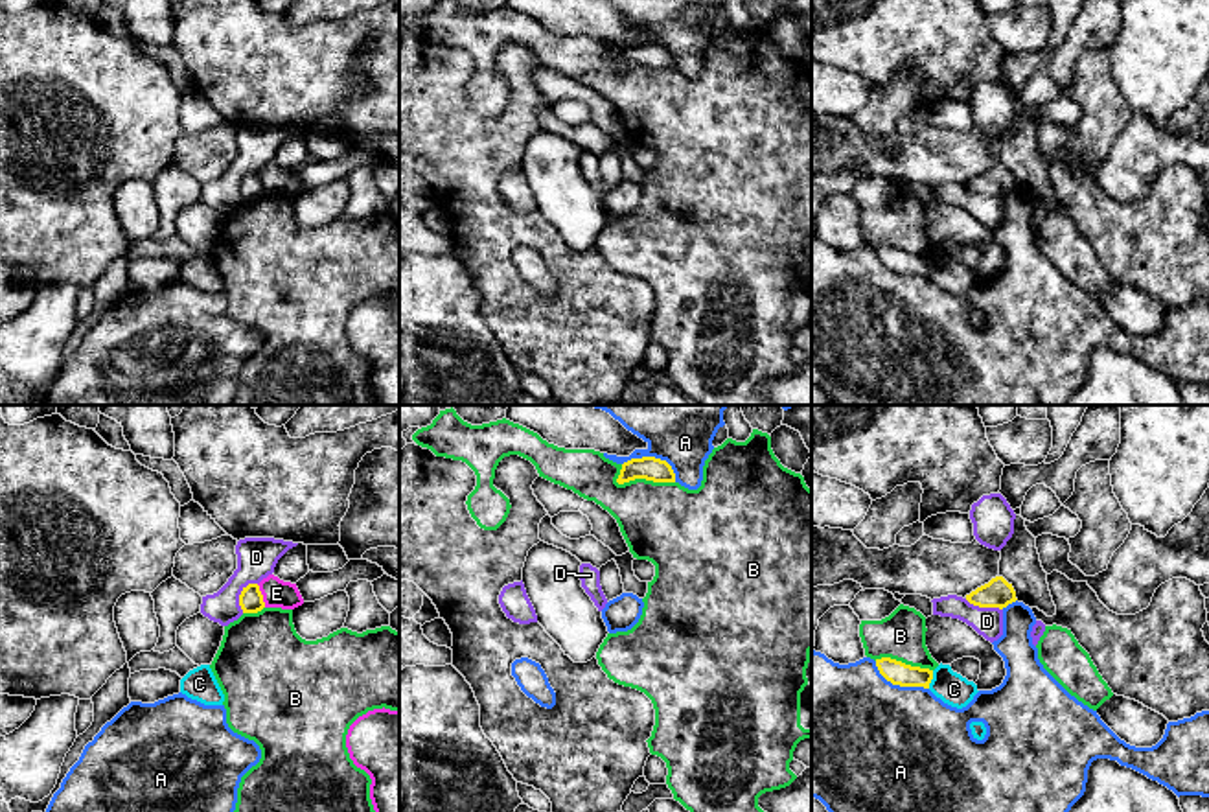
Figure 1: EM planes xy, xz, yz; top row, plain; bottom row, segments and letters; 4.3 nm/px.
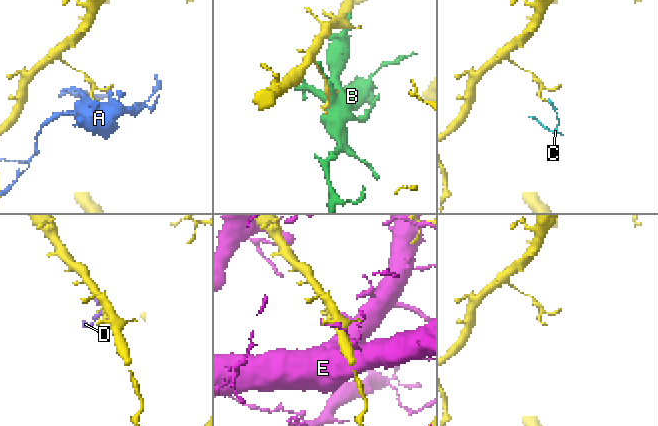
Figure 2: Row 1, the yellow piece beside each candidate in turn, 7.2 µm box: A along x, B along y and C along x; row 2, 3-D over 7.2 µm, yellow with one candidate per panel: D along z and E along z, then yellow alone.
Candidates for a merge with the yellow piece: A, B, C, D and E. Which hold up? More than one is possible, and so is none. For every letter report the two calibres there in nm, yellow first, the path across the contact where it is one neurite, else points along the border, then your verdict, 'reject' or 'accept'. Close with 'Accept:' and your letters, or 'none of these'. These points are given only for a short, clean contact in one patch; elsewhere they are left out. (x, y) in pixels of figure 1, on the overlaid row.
A: 110/400 nm | reject
B: 110/360 nm | reject
C: 100/140 nm | along yz (933, 671), (928, 687) | reject
D: 110/180 nm | along xy (256, 582), (251, 582), (241, 591), (241, 612) | reject
E: 110/130 nm | reject
Accept: none of these

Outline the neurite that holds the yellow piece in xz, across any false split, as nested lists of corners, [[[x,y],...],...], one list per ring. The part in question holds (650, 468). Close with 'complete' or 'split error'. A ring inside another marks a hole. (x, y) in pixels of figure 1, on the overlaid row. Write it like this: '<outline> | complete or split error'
[[[655,457],[631,458],[622,464],[618,484],[646,479],[653,482],[675,482],[675,473],[666,460]]] | complete

